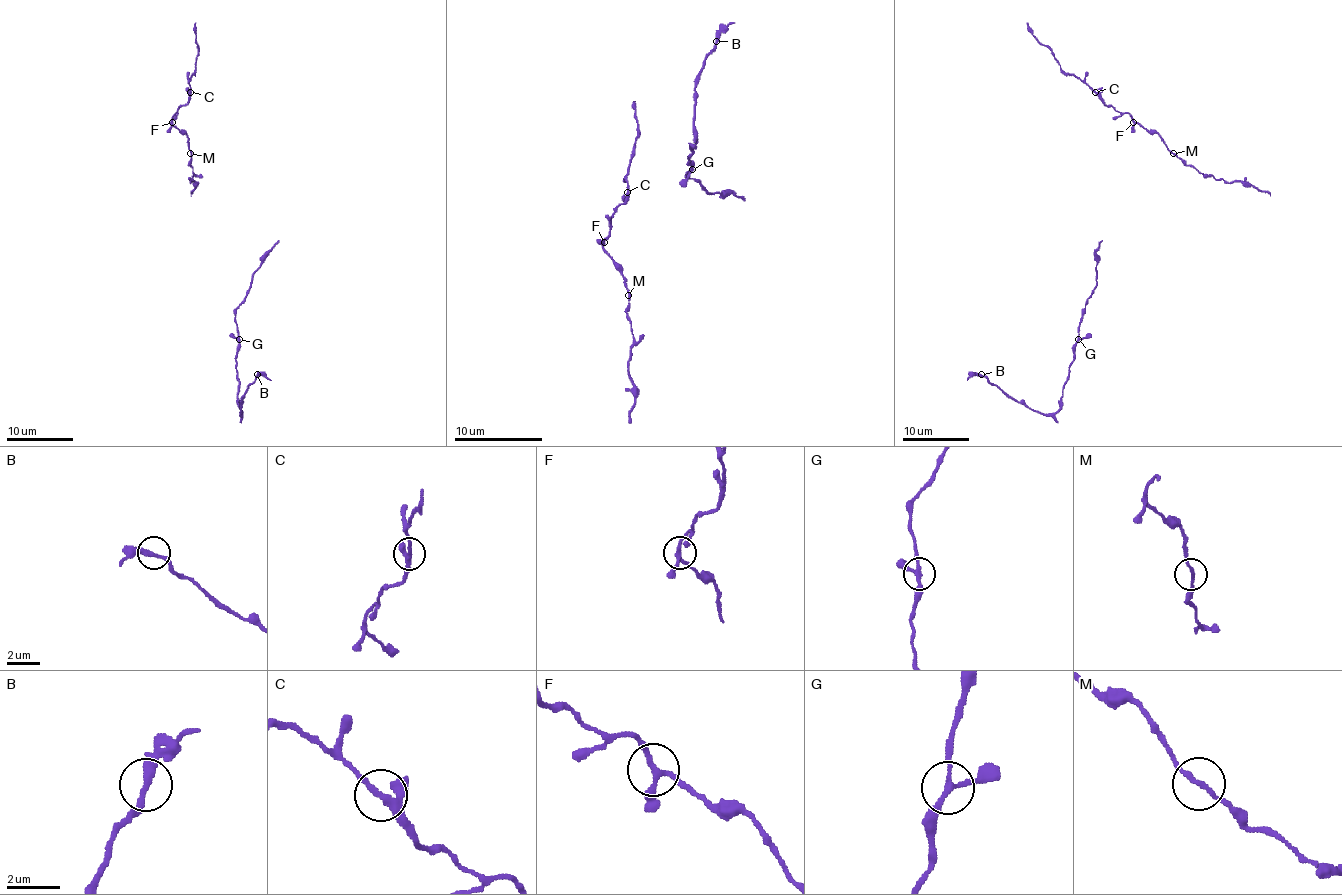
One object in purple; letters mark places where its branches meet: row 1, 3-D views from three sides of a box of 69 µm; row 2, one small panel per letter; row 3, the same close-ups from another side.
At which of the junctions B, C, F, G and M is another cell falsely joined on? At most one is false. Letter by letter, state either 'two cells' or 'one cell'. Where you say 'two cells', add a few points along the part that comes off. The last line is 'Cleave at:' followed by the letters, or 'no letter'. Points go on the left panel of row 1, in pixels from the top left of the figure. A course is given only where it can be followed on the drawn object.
B: one cell
C: one cell
F: one cell
G: one cell
M: one cell
Cleave at: no letter

